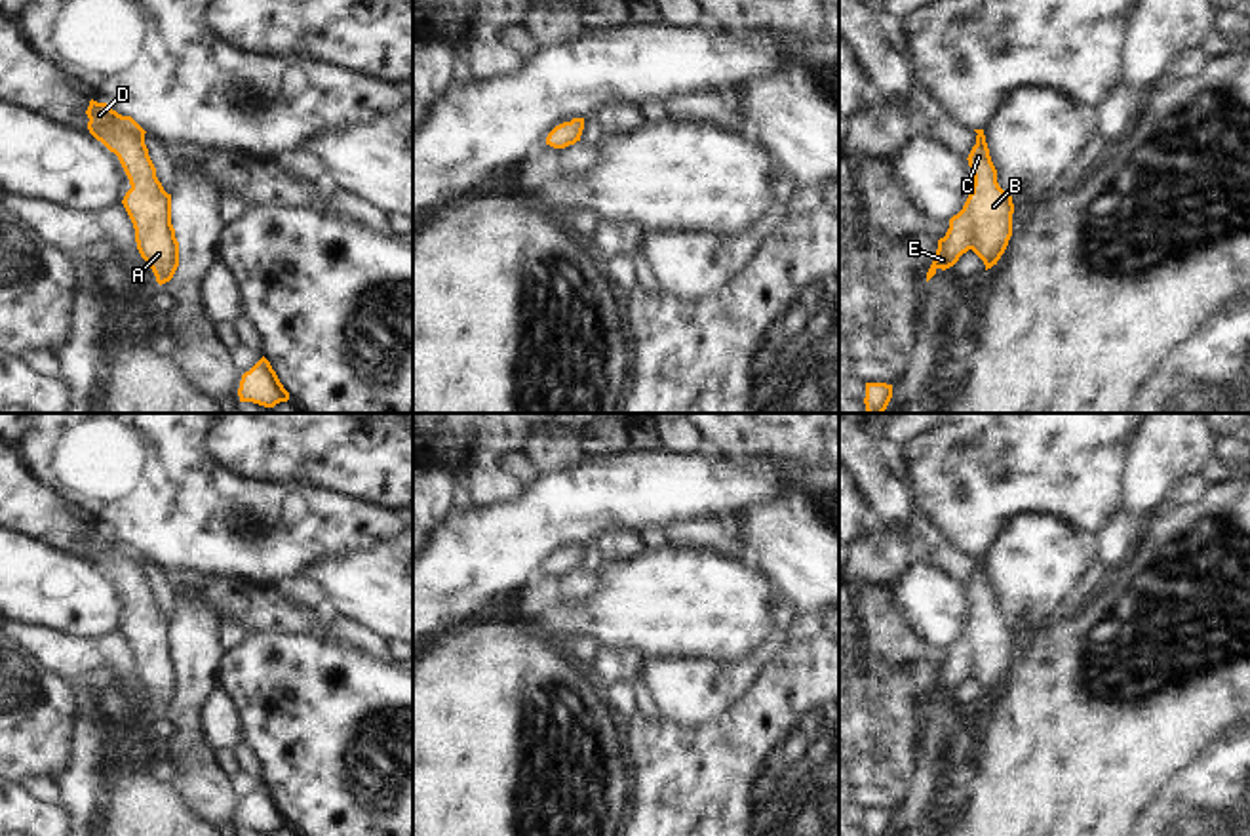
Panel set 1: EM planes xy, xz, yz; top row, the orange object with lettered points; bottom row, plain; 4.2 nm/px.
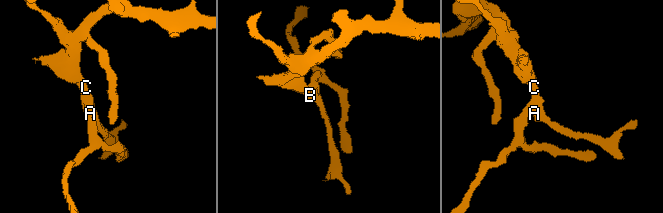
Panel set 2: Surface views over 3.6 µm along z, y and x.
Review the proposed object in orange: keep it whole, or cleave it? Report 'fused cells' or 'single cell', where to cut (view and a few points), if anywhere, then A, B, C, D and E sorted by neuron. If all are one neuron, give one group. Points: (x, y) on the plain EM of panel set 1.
single cell | no cut | A B C D E

